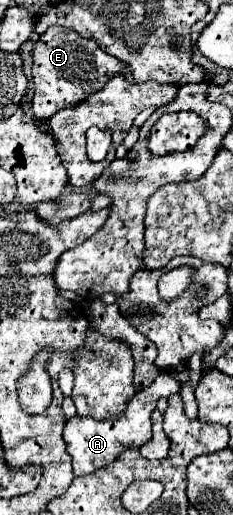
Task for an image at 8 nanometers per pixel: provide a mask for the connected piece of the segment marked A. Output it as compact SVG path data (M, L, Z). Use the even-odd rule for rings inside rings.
M161 373L151 387L141 389L135 393L135 397L127 403L127 411L119 419L107 419L107 421L97 421L93 417L73 417L67 421L63 439L67 443L67 453L73 459L73 471L75 475L89 475L99 467L109 465L115 461L125 449L139 449L151 439L151 413L155 411L155 403L159 397L169 397L173 393L181 391L181 383L173 379L169 373Z

